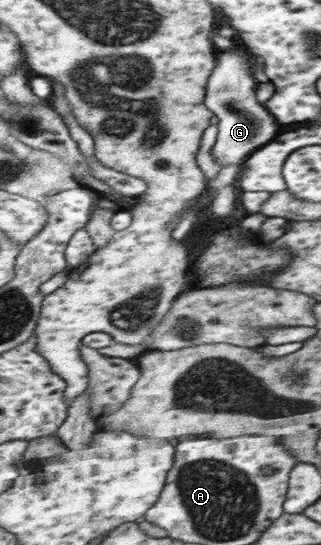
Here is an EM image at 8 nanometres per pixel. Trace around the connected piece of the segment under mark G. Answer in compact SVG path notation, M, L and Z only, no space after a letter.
M242 44L232 50L220 52L220 64L208 80L208 108L216 114L218 136L212 148L212 156L221 167L228 164L242 165L260 148L271 143L280 130L276 118L256 100L256 78L252 76L252 64L248 62L248 48Z

